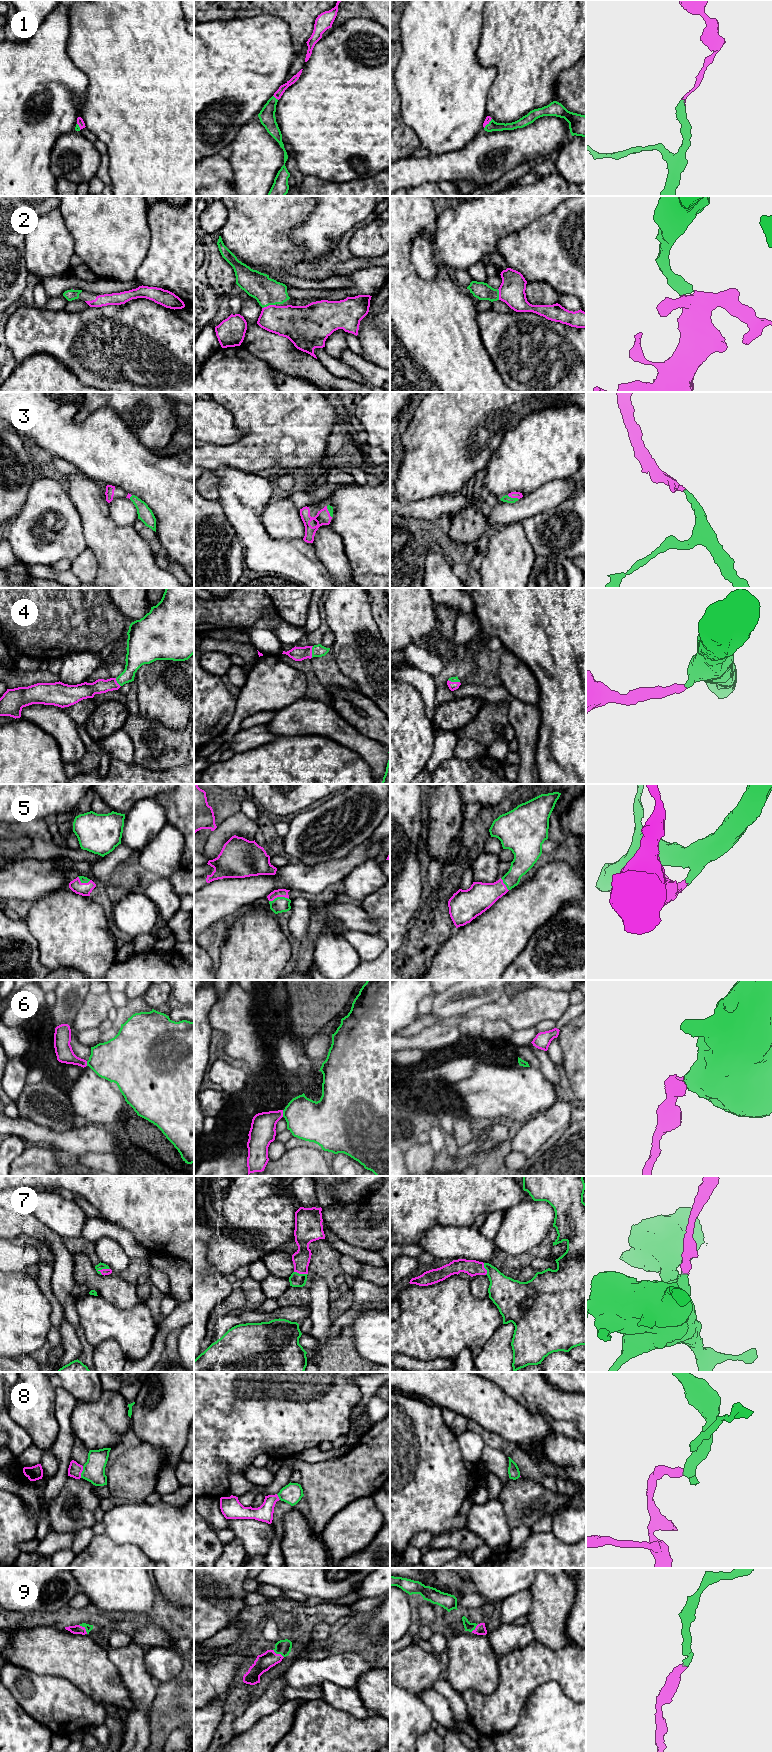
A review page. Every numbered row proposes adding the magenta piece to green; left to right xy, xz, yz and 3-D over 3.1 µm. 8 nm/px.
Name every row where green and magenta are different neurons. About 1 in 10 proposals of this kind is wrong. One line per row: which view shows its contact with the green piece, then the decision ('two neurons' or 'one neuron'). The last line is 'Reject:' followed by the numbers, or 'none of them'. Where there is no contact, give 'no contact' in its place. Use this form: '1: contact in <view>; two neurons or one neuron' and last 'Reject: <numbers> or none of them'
1: contact in xz; one neuron
2: contact in xz; one neuron
3: contact in yz; one neuron
4: contact in xz; one neuron
5: contact in xz; one neuron
6: contact in xz; two neurons
7: contact in xy; one neuron
8: contact in xy; one neuron
9: contact in xy; one neuron
Reject: 6

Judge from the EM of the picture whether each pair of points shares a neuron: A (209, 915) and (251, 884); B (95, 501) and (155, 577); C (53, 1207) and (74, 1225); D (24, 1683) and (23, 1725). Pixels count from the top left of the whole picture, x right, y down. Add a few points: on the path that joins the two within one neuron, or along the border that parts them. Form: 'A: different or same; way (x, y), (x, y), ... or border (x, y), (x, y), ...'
A: same; way (219, 905), (230, 894), (241, 891)
B: same; way (97, 520), (136, 559)
C: same; way (58, 1212), (69, 1222)
D: different; border (10, 1692), (16, 1702), (31, 1717), (42, 1724)

